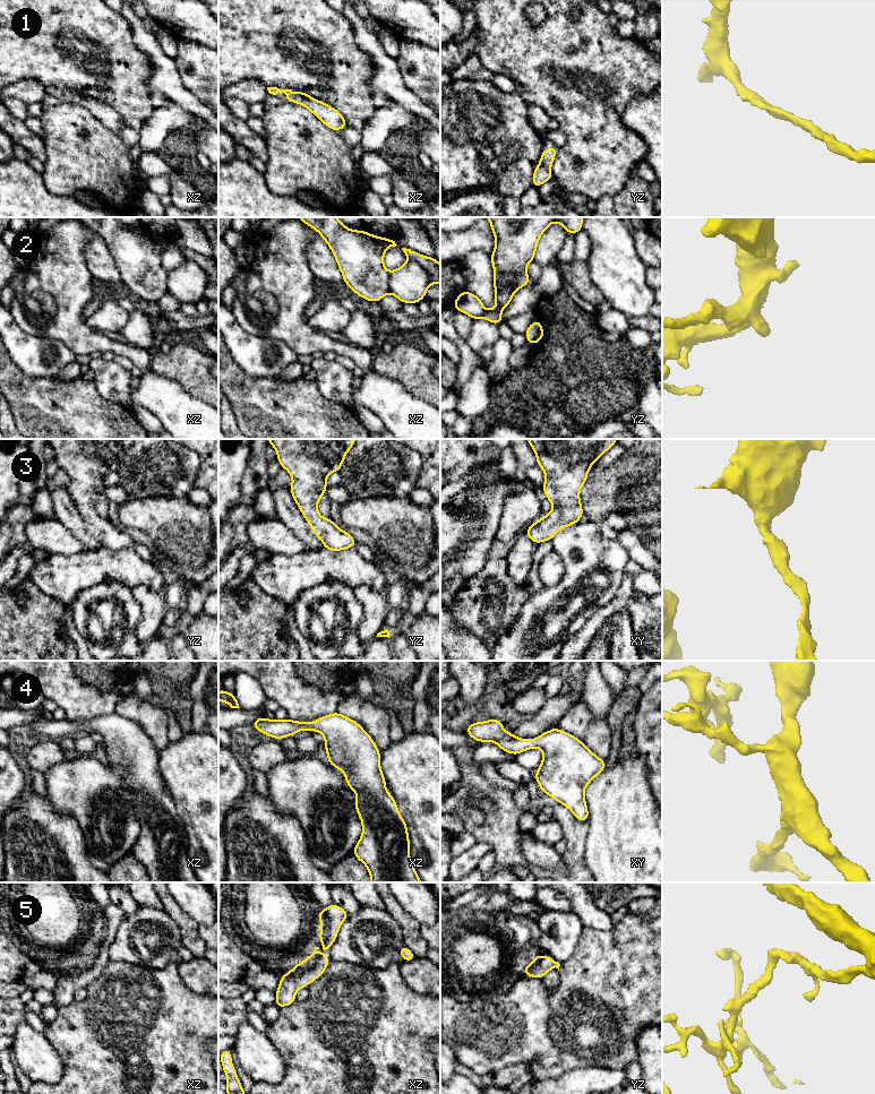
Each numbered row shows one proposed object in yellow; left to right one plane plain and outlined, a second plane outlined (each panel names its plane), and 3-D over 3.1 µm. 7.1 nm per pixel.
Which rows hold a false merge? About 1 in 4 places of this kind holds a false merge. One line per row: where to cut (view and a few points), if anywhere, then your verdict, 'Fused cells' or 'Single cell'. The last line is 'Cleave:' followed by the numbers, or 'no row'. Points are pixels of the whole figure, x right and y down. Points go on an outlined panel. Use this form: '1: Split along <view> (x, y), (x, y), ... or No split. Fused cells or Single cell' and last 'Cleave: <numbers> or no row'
1: No split. Single cell
2: Split along yz (494, 268), (502, 274), (511, 274), (516, 290). Fused cells
3: No split. Single cell
4: No split. Single cell
5: No split. Single cell
Cleave: 2

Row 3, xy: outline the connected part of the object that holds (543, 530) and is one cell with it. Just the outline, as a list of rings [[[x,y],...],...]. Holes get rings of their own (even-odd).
[[[526,439],[537,455],[537,465],[544,472],[543,493],[552,503],[552,510],[530,525],[524,533],[537,545],[551,541],[563,527],[574,525],[584,515],[580,490],[587,481],[593,463],[616,445],[617,439]]]

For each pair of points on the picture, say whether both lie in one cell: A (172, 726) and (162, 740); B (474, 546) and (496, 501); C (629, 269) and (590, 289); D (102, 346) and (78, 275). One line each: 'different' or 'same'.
A: different
B: same
C: different
D: same

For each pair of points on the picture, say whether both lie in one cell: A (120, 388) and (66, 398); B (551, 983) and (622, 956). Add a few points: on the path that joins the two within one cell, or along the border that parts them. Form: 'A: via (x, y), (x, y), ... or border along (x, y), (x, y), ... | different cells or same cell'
A: border along (93, 378), (96, 390), (102, 397), (122, 405) | different cells
B: border along (558, 971), (558, 984), (548, 990) | different cells

